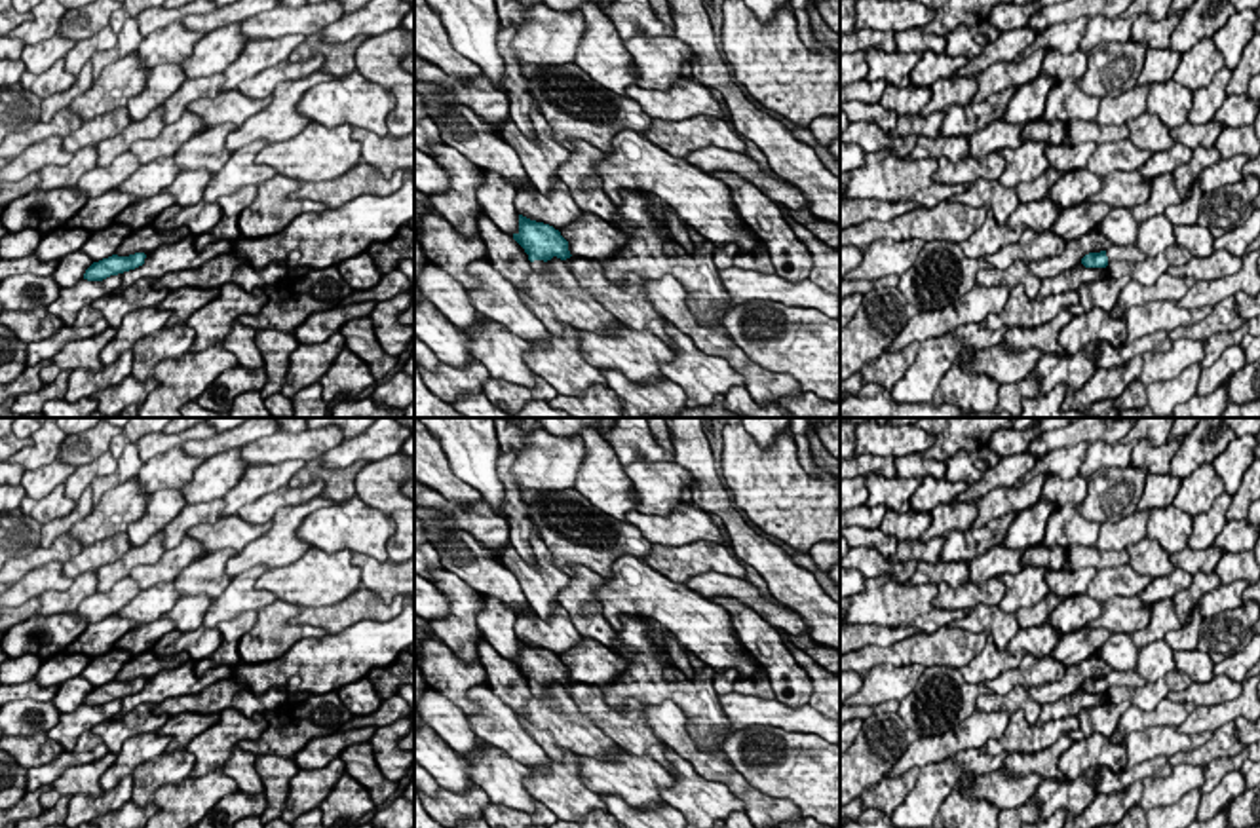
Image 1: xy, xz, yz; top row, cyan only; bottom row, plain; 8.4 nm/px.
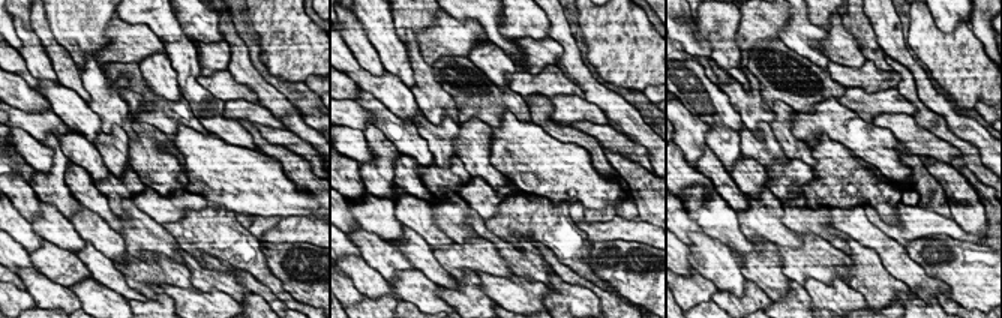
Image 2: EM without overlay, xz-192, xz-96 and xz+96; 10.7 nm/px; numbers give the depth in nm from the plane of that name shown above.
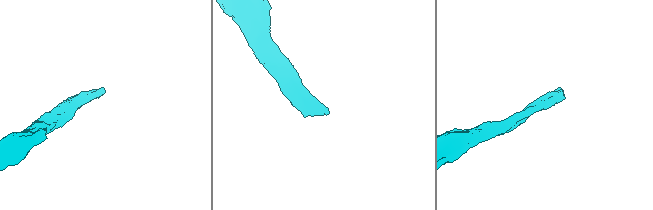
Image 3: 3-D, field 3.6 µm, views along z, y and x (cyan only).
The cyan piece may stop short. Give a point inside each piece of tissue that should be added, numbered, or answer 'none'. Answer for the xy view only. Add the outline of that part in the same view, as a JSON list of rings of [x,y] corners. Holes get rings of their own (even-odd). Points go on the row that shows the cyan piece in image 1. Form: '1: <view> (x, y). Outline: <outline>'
none

